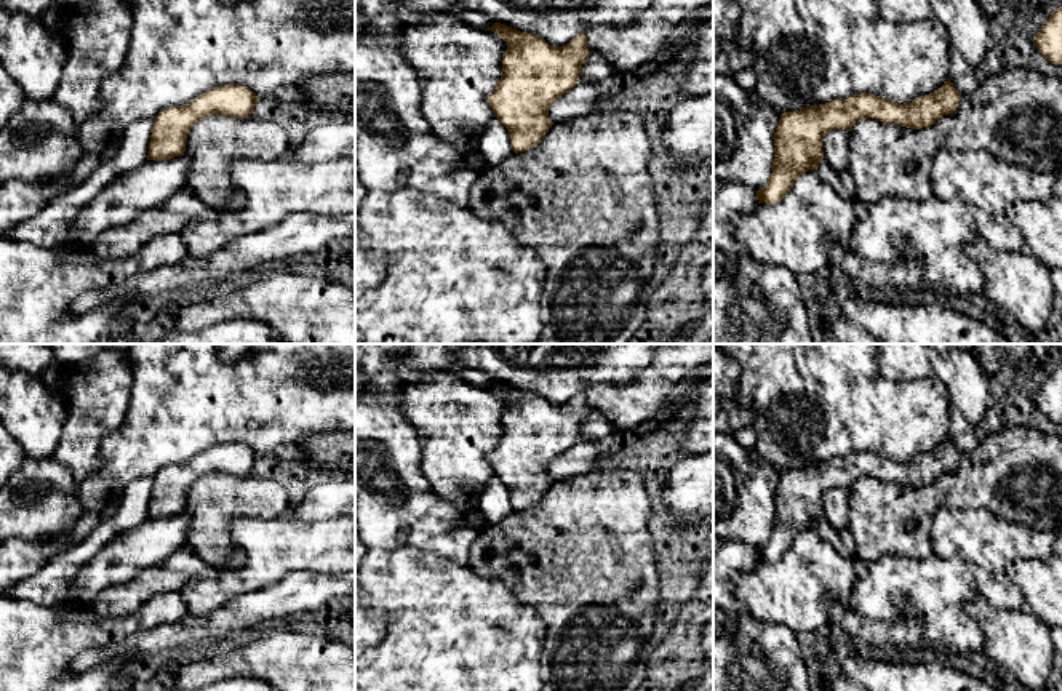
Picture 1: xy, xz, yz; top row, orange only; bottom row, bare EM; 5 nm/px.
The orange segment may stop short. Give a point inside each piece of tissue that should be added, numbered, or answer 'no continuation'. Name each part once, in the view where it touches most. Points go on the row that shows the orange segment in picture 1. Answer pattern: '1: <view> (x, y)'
no continuation

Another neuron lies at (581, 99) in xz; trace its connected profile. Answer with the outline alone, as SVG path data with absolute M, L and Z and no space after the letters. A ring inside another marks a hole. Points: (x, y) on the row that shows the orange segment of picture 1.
M577 83L550 104L549 117L553 123L558 123L585 117L605 106L608 102L600 99L595 83Z

